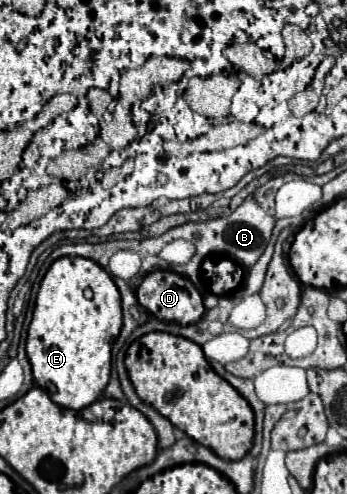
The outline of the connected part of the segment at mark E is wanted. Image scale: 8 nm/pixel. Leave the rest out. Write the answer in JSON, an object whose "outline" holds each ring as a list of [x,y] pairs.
{"outline":[[[61,257],[45,273],[35,309],[33,321],[27,331],[27,357],[33,369],[35,383],[51,397],[53,403],[65,409],[83,409],[97,401],[109,383],[111,373],[111,343],[121,329],[121,297],[109,277],[109,273],[85,257]]]}

